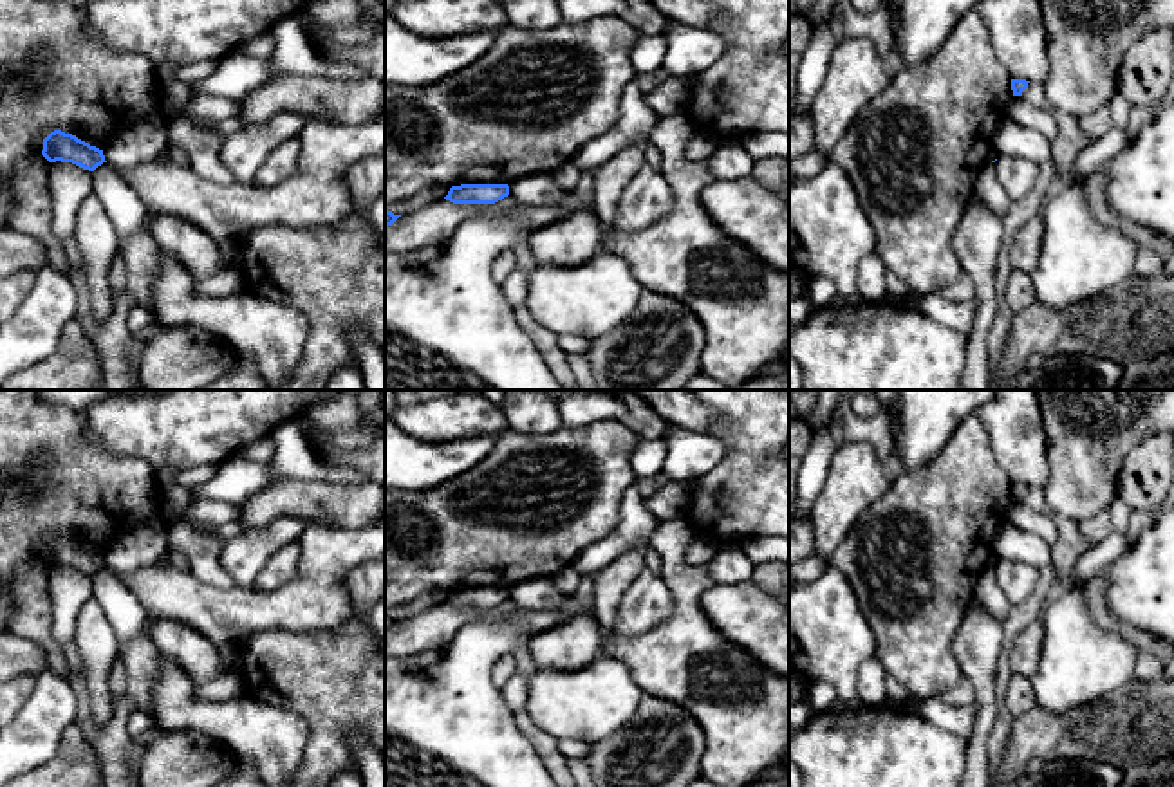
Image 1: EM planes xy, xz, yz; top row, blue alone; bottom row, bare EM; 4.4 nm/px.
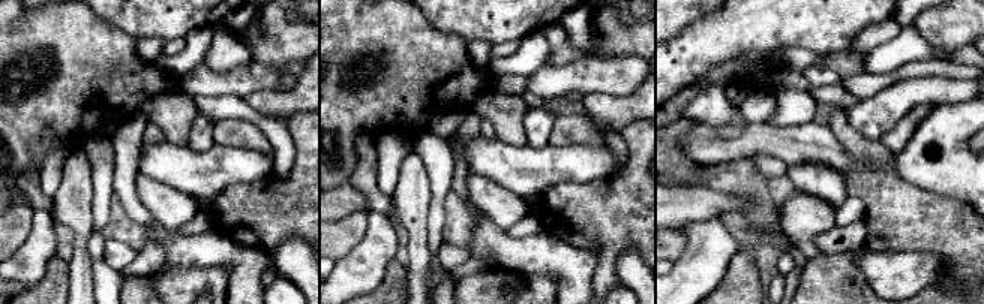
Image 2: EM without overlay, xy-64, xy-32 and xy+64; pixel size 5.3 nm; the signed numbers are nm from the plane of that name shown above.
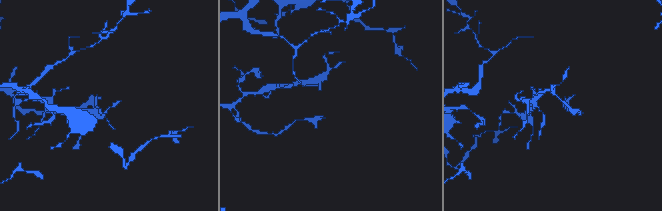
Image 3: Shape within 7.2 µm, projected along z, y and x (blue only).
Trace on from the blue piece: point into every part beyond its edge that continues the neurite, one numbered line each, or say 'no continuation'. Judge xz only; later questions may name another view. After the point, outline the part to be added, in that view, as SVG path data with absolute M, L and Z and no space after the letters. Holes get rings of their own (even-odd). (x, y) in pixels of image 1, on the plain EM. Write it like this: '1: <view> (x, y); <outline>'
no continuation

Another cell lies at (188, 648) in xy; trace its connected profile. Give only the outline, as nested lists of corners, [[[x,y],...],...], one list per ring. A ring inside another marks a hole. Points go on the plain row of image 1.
[[[148,617],[144,630],[159,655],[181,666],[197,686],[226,671],[219,646],[195,628],[173,619]]]

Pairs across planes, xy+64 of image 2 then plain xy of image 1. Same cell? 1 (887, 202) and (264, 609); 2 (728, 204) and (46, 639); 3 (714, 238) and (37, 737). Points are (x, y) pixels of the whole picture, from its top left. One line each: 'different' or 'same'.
1: different
2: different
3: same

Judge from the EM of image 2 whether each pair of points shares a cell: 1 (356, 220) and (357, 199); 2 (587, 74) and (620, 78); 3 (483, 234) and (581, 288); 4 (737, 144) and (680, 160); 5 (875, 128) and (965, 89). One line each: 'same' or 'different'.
1: different
2: same
3: same
4: different
5: same

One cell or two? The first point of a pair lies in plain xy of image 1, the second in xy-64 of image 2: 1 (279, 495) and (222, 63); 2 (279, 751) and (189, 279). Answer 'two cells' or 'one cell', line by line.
1: two cells
2: two cells

